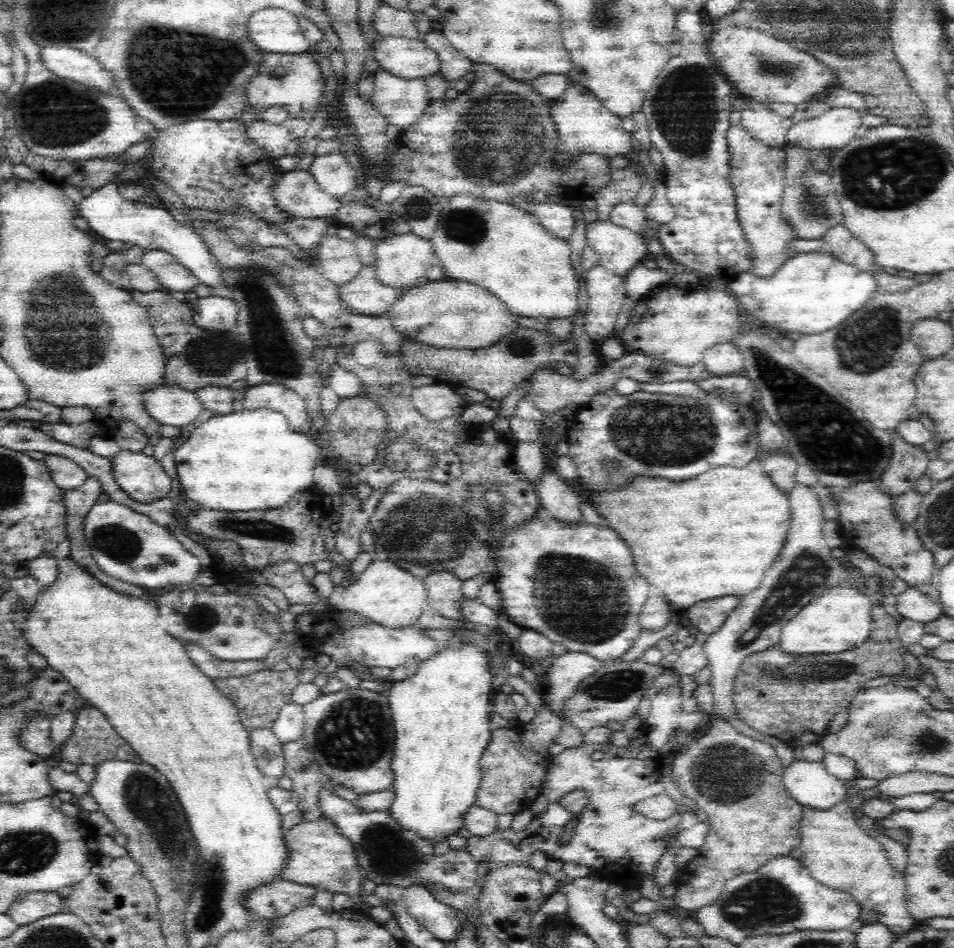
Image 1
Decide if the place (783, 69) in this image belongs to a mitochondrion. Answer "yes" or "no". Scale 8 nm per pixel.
yes

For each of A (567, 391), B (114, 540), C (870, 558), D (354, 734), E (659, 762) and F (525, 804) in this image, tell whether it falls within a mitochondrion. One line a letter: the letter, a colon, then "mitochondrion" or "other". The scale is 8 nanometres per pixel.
A: other
B: mitochondrion
C: other
D: mitochondrion
E: other
F: other

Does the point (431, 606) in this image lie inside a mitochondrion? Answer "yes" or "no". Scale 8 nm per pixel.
no

